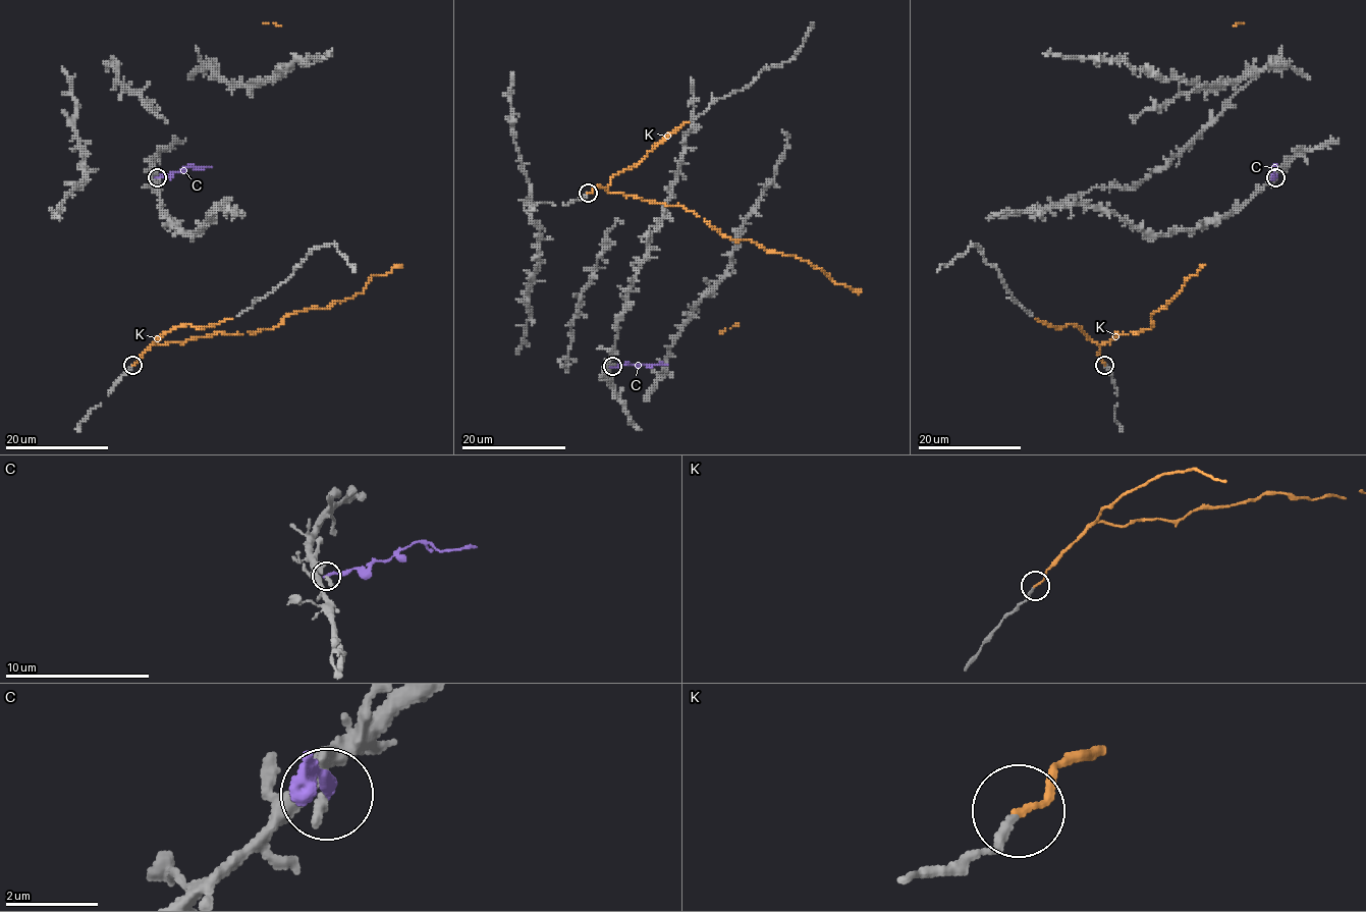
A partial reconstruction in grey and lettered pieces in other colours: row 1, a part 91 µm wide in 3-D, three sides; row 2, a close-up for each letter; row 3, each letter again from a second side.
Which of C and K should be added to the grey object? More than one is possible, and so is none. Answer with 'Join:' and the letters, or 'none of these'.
Join: K

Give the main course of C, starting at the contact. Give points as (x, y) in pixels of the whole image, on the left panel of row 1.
C: (157, 177), (187, 166), (211, 167)

